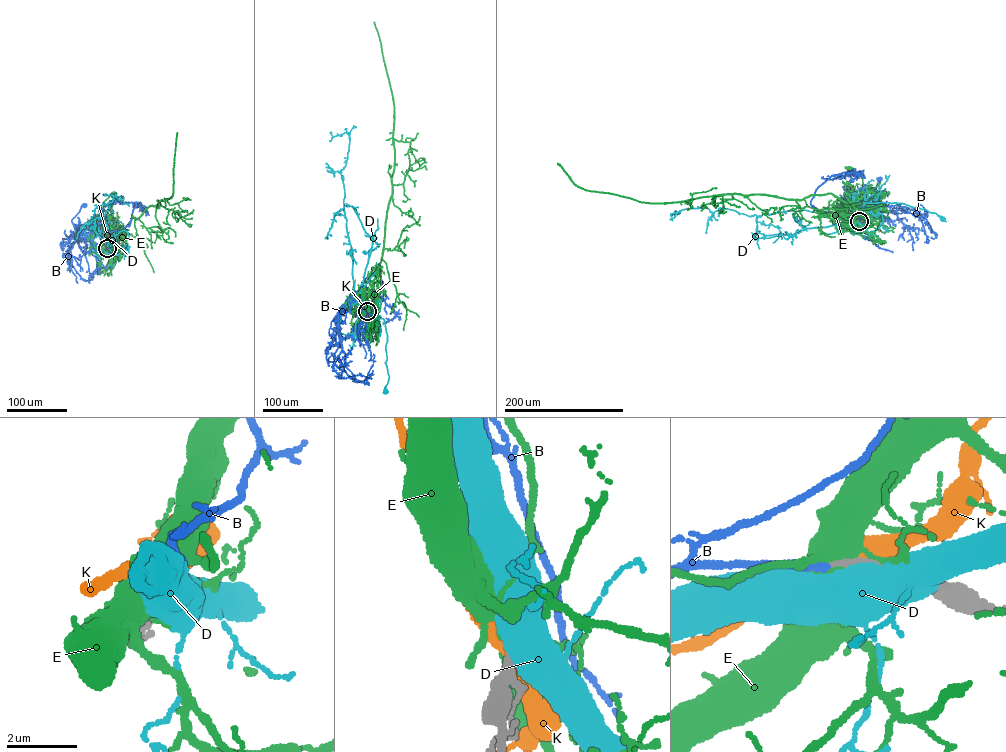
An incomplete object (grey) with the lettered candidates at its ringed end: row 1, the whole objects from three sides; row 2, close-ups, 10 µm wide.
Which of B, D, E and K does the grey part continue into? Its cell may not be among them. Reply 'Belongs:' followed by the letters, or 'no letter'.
Belongs: B

